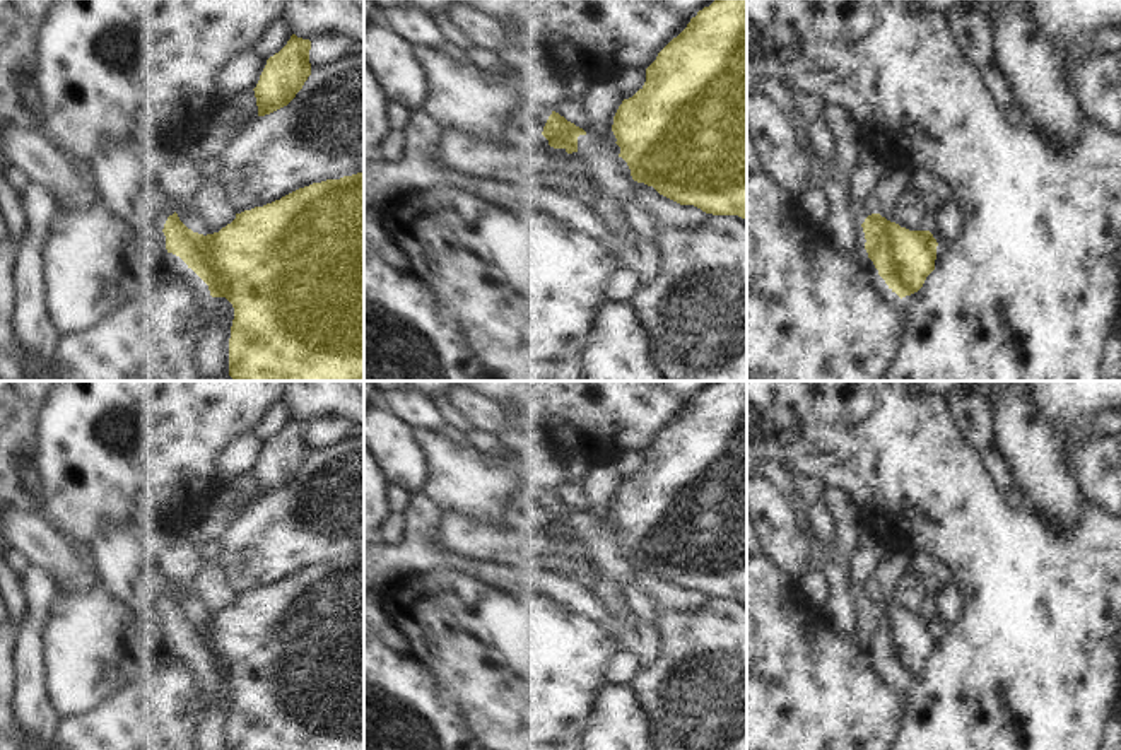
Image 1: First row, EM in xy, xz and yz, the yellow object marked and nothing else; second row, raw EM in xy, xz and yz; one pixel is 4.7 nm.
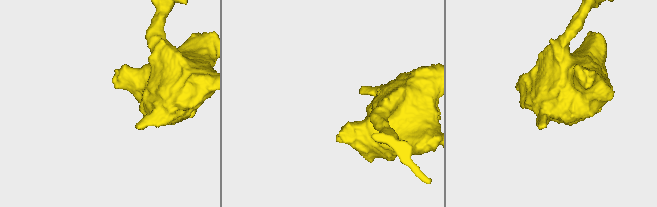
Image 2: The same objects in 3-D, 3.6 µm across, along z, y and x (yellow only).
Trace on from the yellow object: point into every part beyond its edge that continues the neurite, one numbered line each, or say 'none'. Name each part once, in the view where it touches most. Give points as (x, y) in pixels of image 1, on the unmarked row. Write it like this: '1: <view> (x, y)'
none

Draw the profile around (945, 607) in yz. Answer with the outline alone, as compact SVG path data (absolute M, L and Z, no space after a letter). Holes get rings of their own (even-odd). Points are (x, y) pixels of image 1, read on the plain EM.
M940 579L930 603L930 615L938 627L954 624L960 615L960 595L952 591L948 583Z

